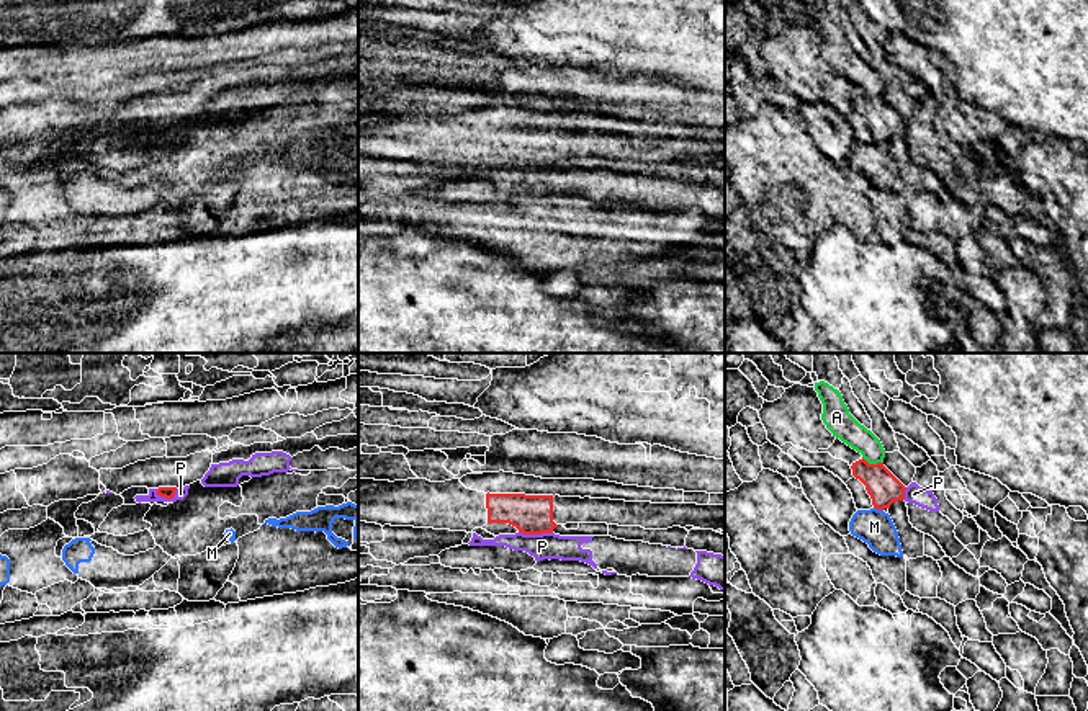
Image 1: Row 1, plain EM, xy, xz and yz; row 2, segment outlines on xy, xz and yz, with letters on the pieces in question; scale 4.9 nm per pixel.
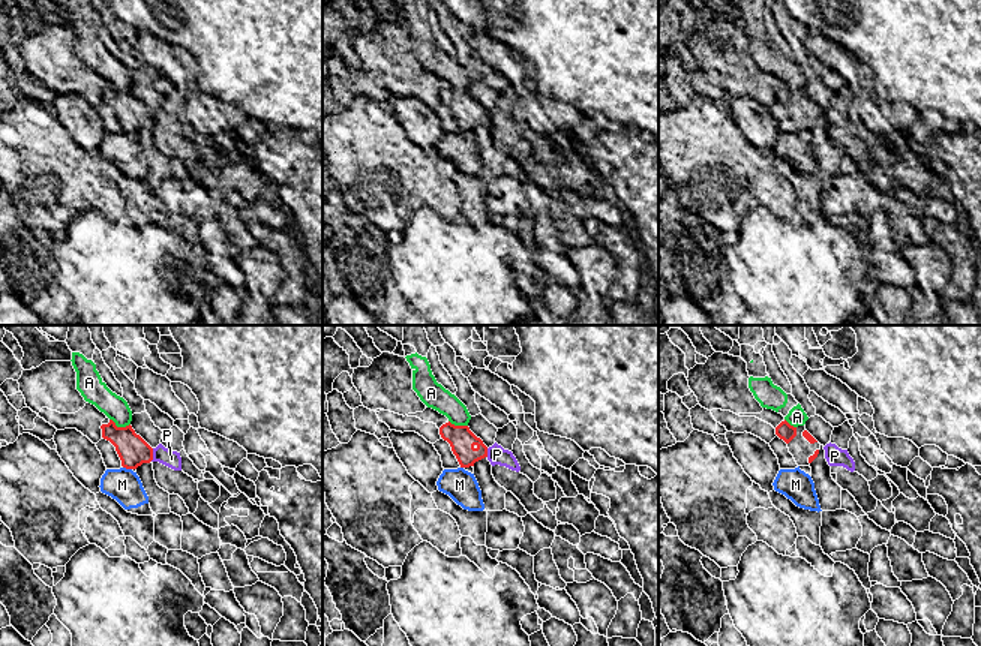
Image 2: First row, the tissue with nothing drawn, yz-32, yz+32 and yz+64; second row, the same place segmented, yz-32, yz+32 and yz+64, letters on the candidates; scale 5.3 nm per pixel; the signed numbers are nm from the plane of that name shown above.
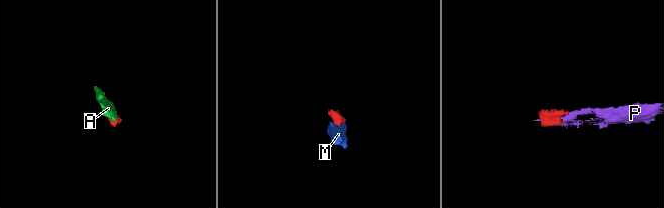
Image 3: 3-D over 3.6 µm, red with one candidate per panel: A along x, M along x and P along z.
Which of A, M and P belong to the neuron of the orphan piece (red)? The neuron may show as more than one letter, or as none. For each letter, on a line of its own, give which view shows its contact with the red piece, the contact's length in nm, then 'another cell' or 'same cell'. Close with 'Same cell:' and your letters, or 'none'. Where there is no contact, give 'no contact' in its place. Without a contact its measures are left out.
A: yz | 110 nm | another cell
M: yz | 50 nm | another cell
P: xz | 170 nm | another cell
Same cell: none

